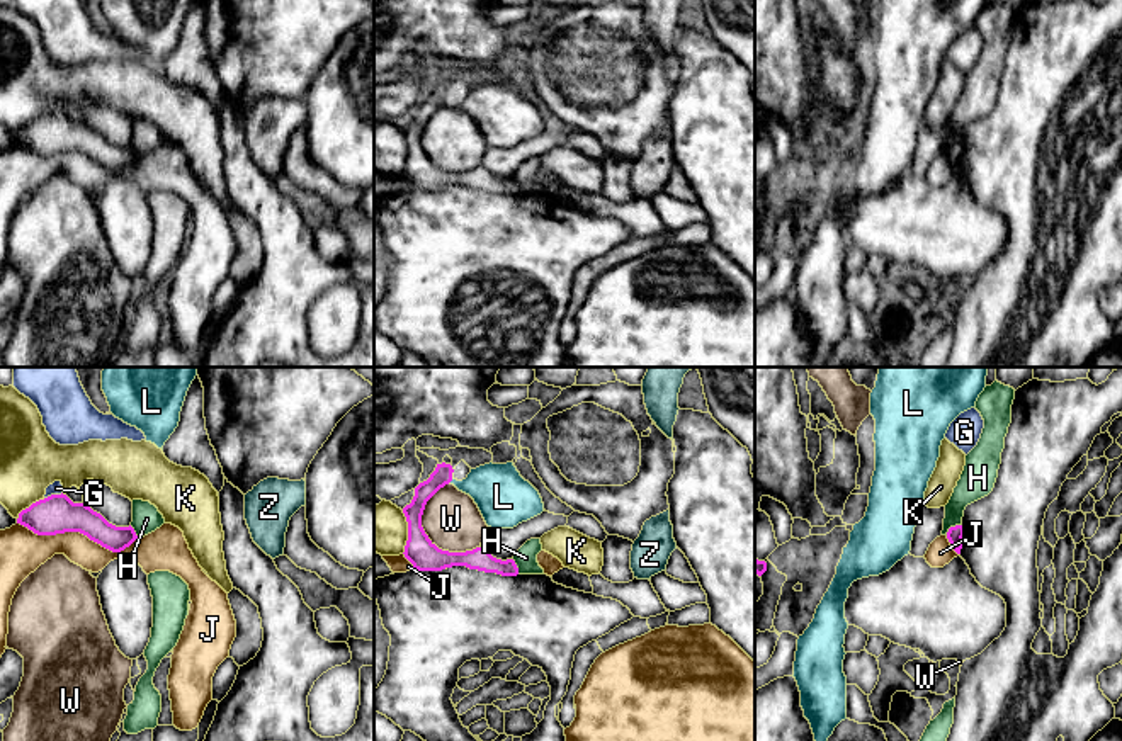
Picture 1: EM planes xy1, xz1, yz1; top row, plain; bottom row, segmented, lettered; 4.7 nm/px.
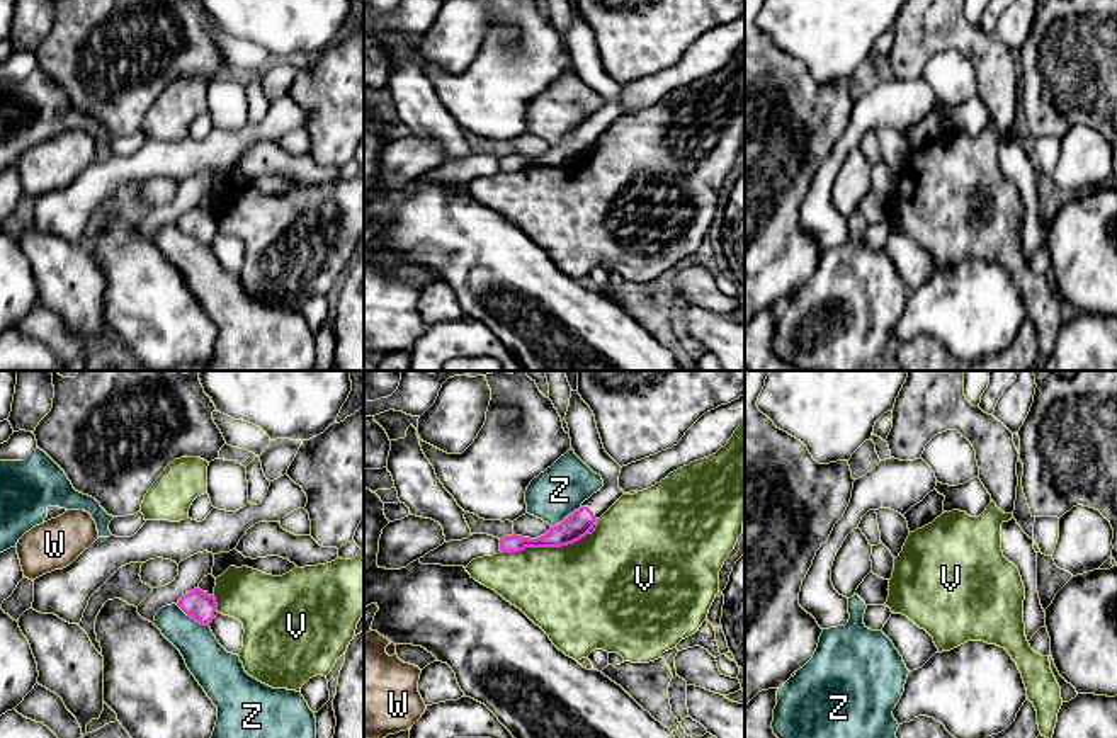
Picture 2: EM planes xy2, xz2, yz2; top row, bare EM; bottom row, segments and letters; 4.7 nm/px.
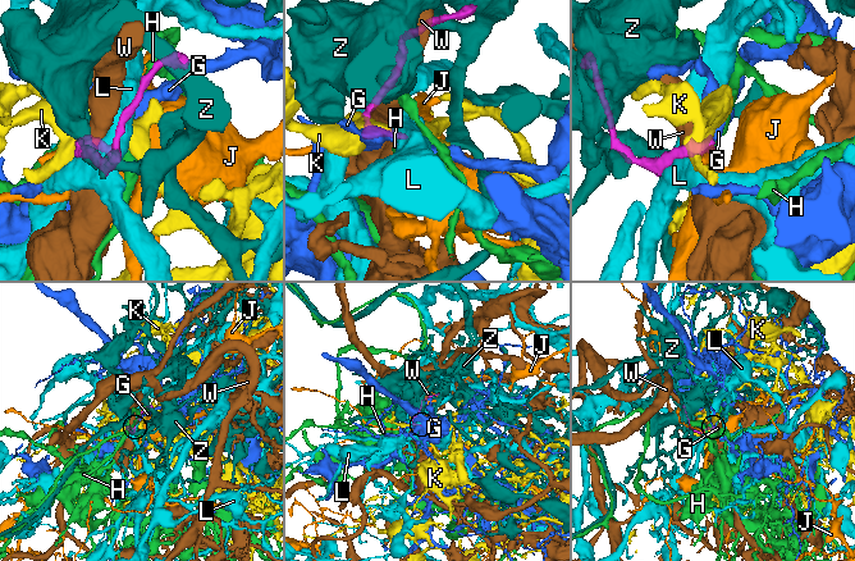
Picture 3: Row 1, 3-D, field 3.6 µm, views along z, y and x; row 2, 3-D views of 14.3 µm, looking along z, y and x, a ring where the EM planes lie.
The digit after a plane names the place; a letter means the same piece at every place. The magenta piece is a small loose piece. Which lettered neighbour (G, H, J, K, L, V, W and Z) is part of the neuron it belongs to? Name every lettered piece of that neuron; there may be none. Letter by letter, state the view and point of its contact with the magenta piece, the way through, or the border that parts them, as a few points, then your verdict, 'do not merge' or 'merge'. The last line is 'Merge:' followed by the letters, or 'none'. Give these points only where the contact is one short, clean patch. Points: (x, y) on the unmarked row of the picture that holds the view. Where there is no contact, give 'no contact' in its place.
G: xy1 (53, 114) | along xy1 (62, 111), (45, 118) | do not merge
H: yz1 (952, 147) | along yz1 (961, 143), (952, 145), (946, 153) | do not merge
J: xy1 (79, 150) | do not merge
K: xz1 (408, 152) | along xz1 (402, 130), (407, 140), (403, 172) | do not merge
L: xz1 (451, 99) | do not merge
V: xz2 (543, 165) | do not merge
W: xz1 (424, 150) | along xz1 (449, 101), (427, 121), (422, 148), (442, 169), (471, 170) | do not merge
Z: xy2 (192, 237) | do not merge
Merge: none

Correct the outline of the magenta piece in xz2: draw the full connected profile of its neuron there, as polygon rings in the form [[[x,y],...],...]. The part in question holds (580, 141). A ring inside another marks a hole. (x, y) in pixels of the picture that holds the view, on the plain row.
[[[571,9],[564,39],[570,48],[571,68],[593,92],[602,95],[604,105],[544,155],[536,158],[515,153],[502,156],[502,172],[519,172],[525,167],[561,167],[573,163],[585,156],[597,139],[624,114],[619,107],[622,87],[605,71],[595,34],[578,10]]]

